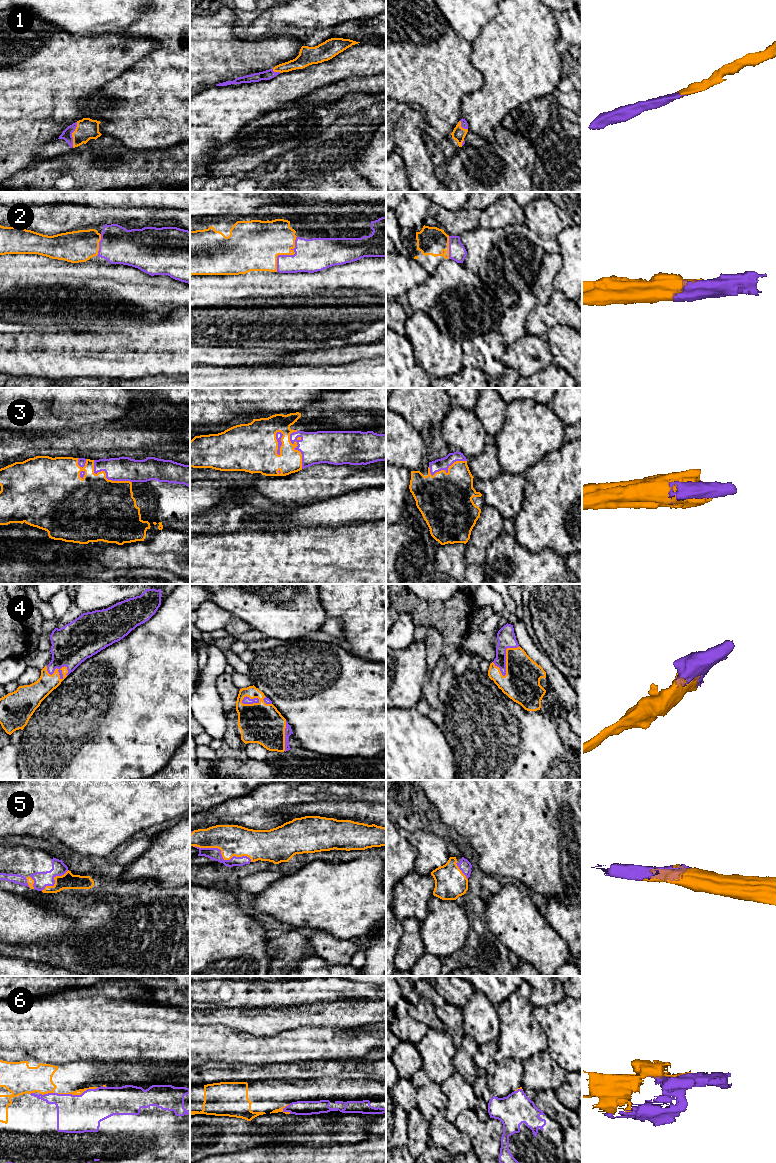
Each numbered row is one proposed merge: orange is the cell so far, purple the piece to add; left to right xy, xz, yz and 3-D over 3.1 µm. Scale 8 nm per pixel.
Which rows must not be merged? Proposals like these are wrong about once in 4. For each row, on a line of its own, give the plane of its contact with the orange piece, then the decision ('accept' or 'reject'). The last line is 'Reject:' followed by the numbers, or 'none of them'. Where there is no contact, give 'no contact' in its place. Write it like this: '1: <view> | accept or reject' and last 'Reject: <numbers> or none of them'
1: xy | accept
2: xz | accept
3: xz | accept
4: yz | accept
5: xz | accept
6: xy | accept
Reject: none of them

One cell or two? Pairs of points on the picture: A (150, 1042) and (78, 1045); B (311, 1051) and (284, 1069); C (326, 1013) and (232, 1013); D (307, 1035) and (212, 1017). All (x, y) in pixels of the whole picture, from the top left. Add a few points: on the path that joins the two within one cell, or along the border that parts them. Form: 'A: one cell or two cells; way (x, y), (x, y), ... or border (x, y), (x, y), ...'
A: one cell; way (132, 1042), (96, 1042)
B: two cells; border (317, 1059), (271, 1064)
C: one cell; way (303, 1015), (291, 1018), (255, 1018)
D: two cells; border (307, 1026), (287, 1029), (271, 1036), (261, 1036)

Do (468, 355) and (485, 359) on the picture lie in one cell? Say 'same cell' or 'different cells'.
same cell

